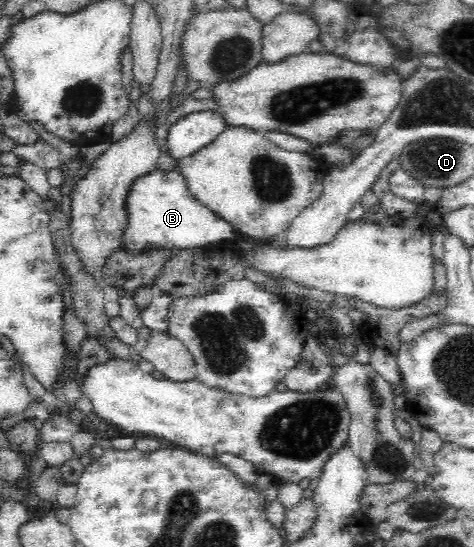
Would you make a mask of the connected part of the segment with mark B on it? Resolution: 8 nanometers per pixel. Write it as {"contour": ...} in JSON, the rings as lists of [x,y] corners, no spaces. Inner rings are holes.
{"contour":[[[157,169],[146,177],[136,179],[126,198],[126,211],[128,228],[121,246],[128,251],[143,251],[148,247],[194,249],[219,243],[220,240],[234,241],[239,236],[232,223],[225,221],[190,194],[178,170],[163,172]]]}

